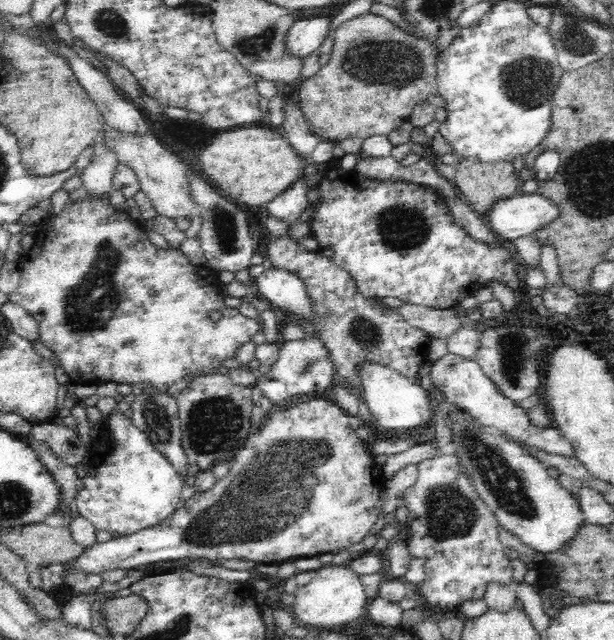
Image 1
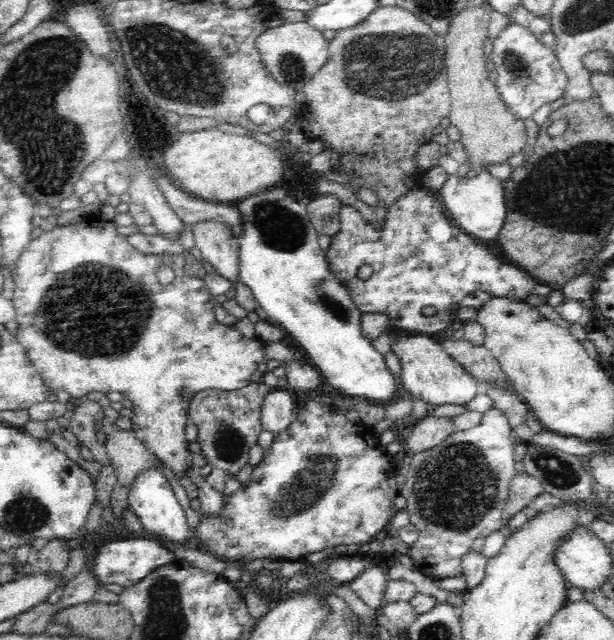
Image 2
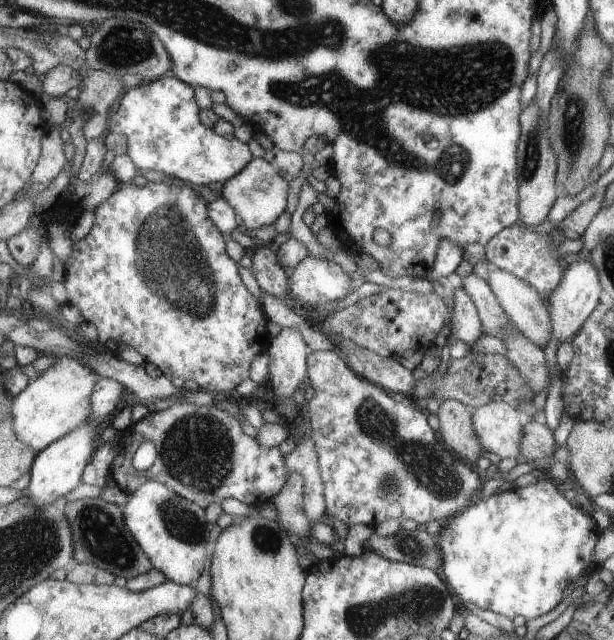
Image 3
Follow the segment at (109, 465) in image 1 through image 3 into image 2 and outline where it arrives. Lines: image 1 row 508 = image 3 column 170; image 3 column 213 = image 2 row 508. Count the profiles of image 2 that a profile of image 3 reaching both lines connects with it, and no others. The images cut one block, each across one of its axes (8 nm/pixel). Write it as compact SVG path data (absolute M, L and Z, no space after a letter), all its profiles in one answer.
M150 468L150 470L146 470L134 478L130 492L128 492L128 506L132 508L132 512L138 516L138 520L142 522L142 526L148 532L162 536L164 540L178 542L178 544L188 542L188 524L186 524L186 516L184 516L186 512L178 504L174 490L172 490L172 484L160 472L160 468Z

